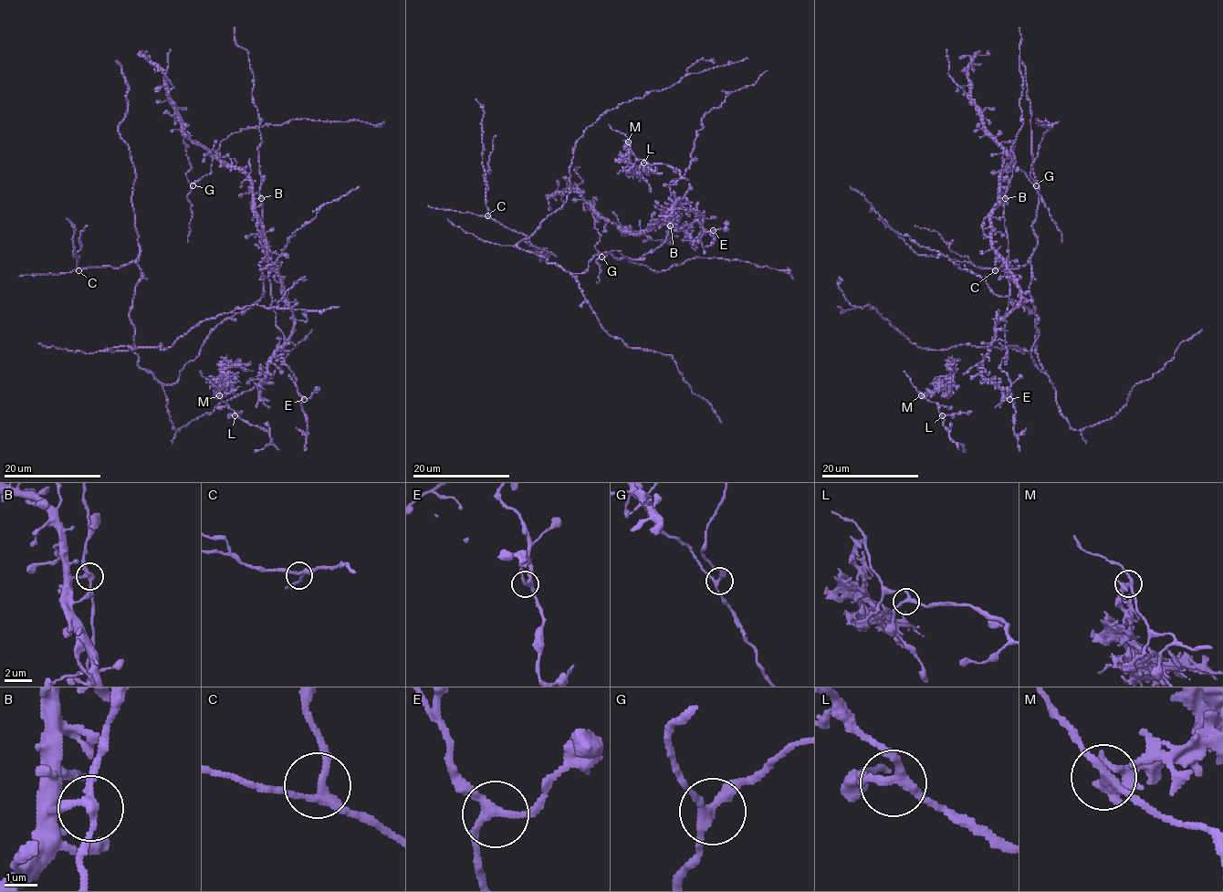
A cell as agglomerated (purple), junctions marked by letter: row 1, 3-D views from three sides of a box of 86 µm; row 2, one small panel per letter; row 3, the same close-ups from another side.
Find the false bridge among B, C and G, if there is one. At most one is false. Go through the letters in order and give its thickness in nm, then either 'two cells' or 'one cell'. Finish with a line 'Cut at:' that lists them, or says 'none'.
B: 240 nm | two cells
C: 240 nm | one cell
G: 260 nm | one cell
Cut at: B

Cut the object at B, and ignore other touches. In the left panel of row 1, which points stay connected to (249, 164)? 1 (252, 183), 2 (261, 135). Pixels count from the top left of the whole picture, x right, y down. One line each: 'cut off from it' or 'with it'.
1: with it
2: cut off from it

